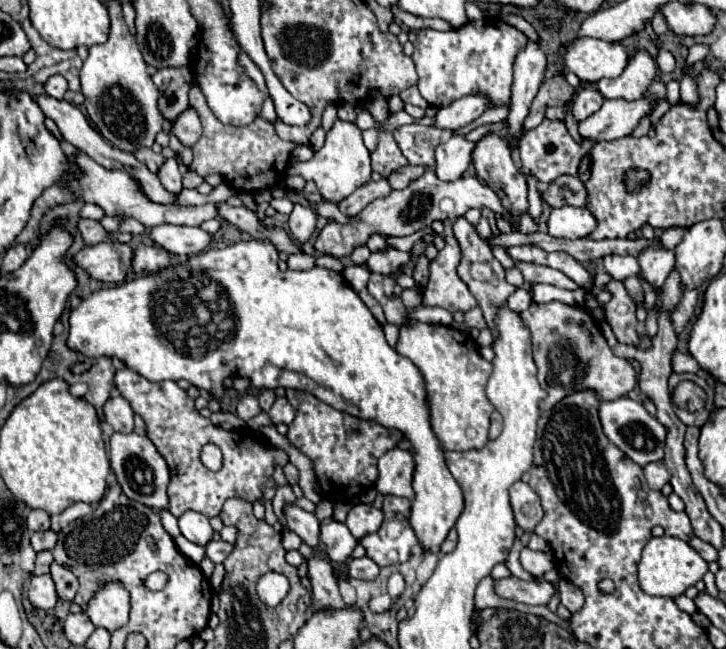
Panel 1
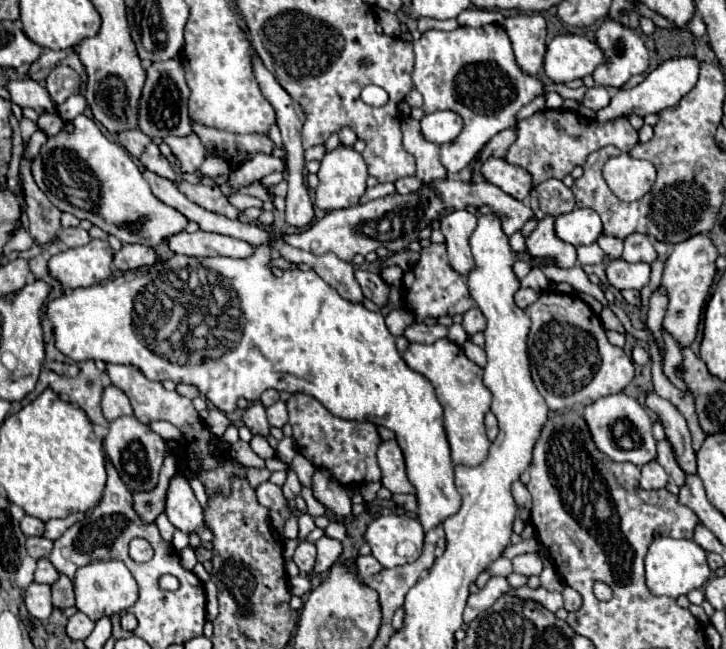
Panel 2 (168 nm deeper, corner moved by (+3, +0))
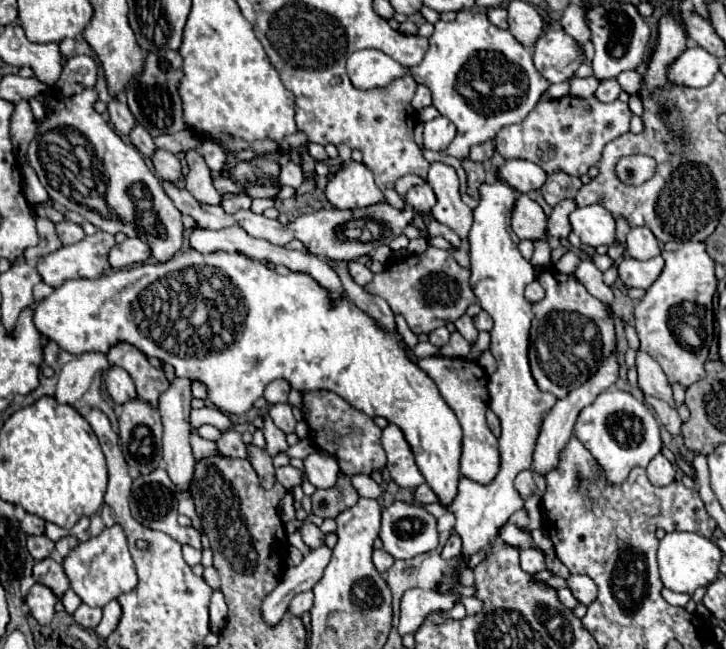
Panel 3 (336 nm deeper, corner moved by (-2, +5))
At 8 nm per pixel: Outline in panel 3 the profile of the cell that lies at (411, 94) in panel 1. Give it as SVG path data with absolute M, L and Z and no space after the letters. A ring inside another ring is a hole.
M419 85L419 87L417 87L417 93L415 93L415 97L413 97L413 107L419 111L419 109L423 109L423 107L427 107L427 105L431 105L431 91L429 91L427 87Z

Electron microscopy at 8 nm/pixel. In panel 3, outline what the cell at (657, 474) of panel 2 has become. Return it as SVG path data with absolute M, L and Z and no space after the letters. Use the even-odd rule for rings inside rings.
M663 453L655 455L651 463L647 465L647 477L653 485L669 485L675 479L675 469L673 465L665 459Z

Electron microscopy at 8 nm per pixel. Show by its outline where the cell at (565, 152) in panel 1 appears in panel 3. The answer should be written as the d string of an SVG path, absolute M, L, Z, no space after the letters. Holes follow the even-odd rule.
M561 97L553 101L539 101L535 109L517 125L507 125L495 135L495 151L503 159L527 159L537 163L545 173L567 173L581 177L591 165L597 165L603 147L629 131L631 111L619 99L601 103L595 97Z

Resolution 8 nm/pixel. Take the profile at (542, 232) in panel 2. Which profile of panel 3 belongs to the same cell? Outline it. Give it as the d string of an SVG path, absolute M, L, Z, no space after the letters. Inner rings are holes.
M563 199L553 207L553 213L549 217L549 235L551 237L567 237L571 233L571 223L569 223L569 213L577 207L577 203L573 199Z

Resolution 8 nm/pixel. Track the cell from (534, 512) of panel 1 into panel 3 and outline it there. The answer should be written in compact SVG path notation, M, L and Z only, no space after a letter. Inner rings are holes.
M531 469L521 471L521 473L515 477L515 489L519 491L521 497L529 497L529 495L535 491L535 481L533 481Z

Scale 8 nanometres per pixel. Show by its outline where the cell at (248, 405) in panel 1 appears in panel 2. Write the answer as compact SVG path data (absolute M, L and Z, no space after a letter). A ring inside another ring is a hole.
M252 402L246 410L244 410L244 416L242 416L244 424L252 430L252 434L260 434L260 436L266 436L268 434L268 420L266 420L266 408L262 406L262 402Z

